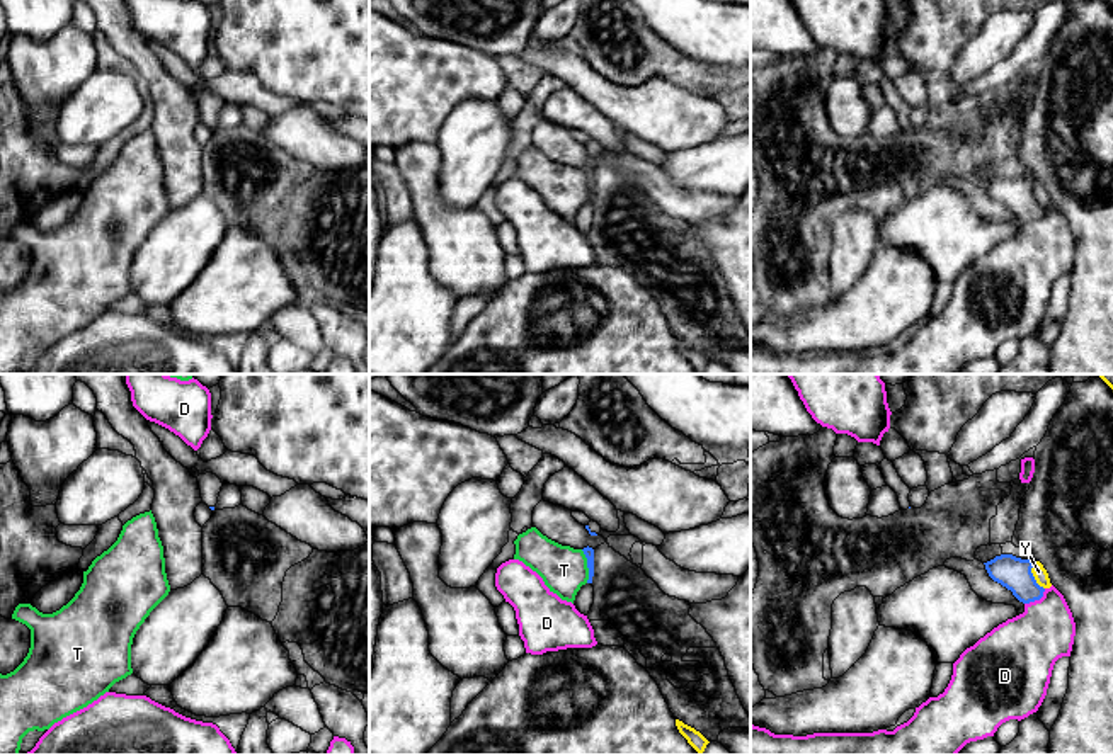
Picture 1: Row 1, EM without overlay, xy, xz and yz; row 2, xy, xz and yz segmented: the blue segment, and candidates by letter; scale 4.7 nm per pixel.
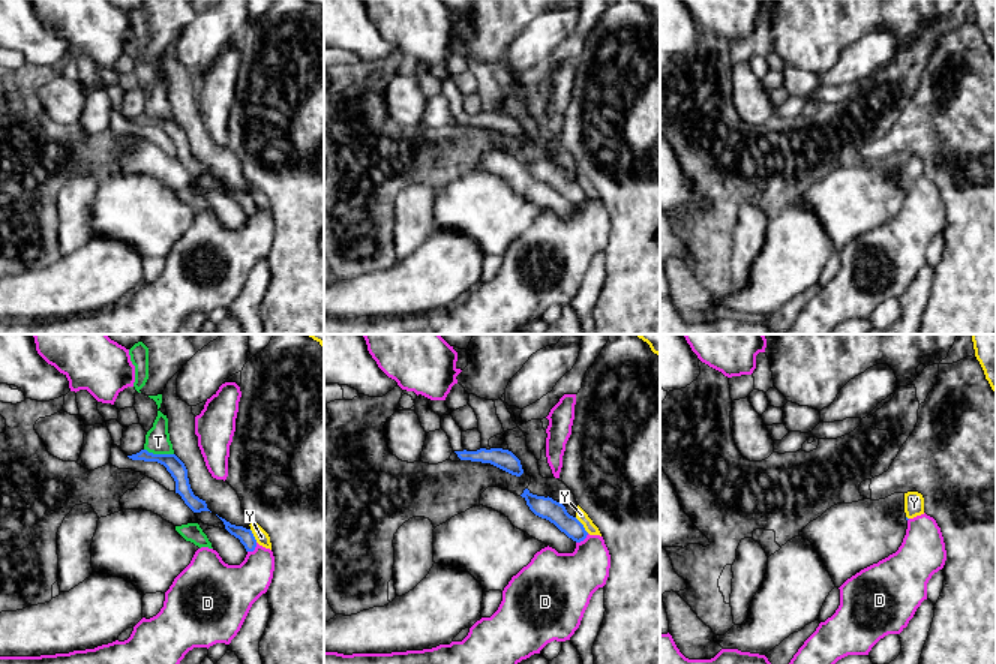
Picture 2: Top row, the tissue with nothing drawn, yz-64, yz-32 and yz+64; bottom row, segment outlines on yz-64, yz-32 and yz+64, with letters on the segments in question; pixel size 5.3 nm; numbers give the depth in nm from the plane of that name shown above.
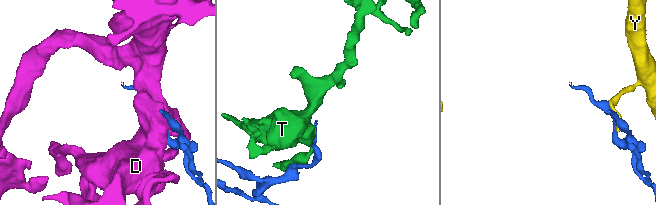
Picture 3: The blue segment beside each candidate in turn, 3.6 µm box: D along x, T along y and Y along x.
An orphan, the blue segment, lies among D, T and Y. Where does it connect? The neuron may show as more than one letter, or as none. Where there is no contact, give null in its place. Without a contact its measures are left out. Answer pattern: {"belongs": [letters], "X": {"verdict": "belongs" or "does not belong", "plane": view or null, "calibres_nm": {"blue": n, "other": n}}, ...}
{"belongs": [], "D": {"verdict": "does not belong", "plane": "yz", "calibres_nm": {"blue": 160, "other": 320}}, "T": {"verdict": "does not belong", "plane": "xz", "calibres_nm": {"blue": 50, "other": 220}}, "Y": {"verdict": "does not belong", "plane": "yz", "calibres_nm": {"blue": 160, "other": 70}}}

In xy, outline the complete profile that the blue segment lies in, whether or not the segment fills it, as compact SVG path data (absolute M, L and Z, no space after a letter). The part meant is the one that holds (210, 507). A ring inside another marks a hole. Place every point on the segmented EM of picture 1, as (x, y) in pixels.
M206 473L197 476L197 483L203 503L206 503L211 510L214 510L223 486L221 480L213 473Z

